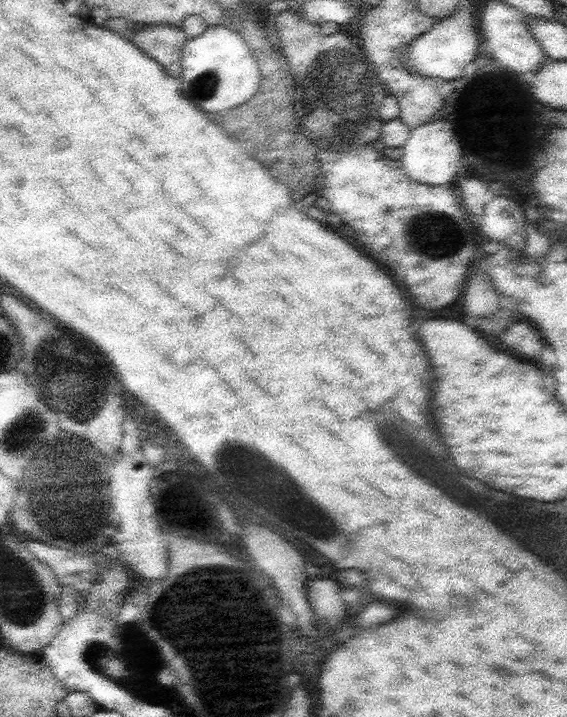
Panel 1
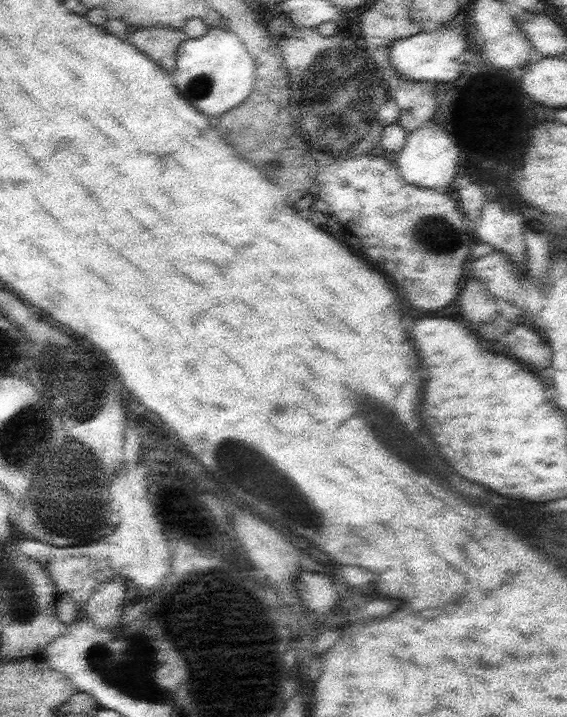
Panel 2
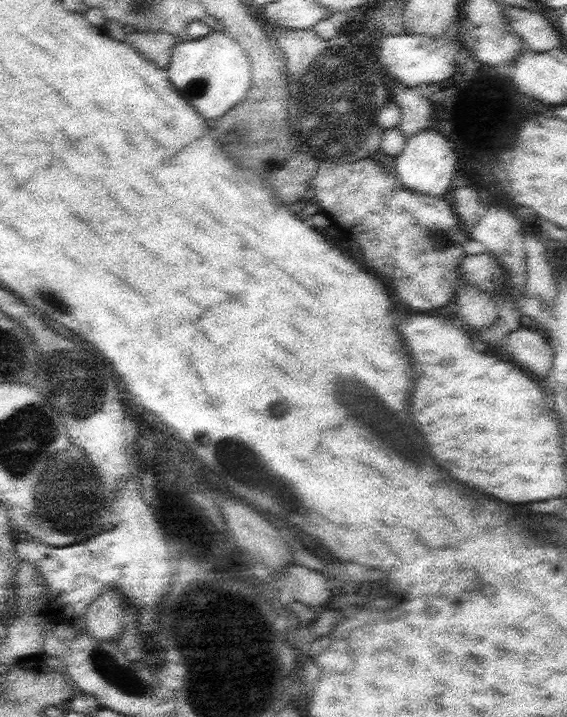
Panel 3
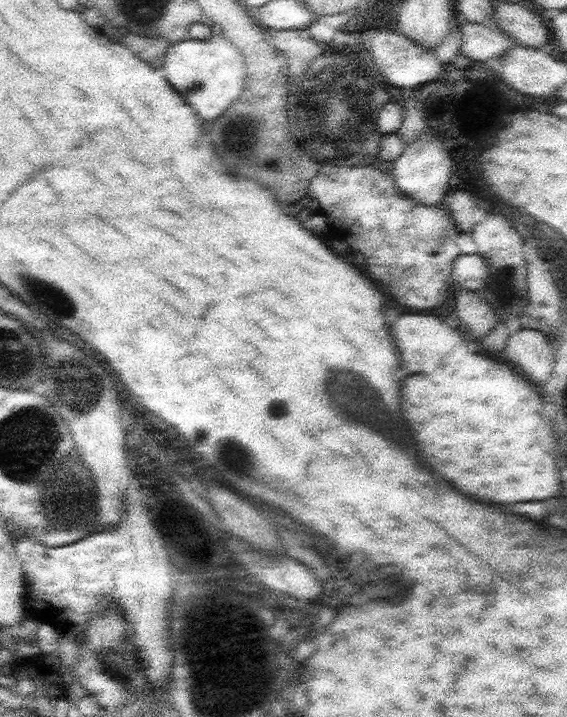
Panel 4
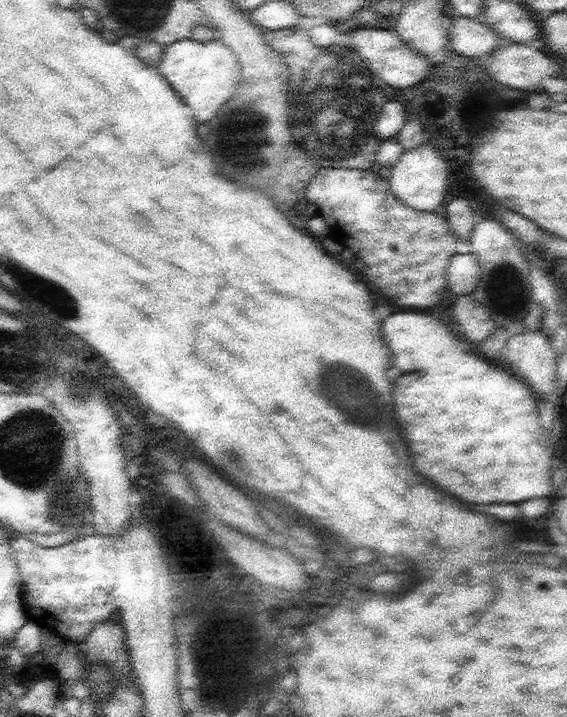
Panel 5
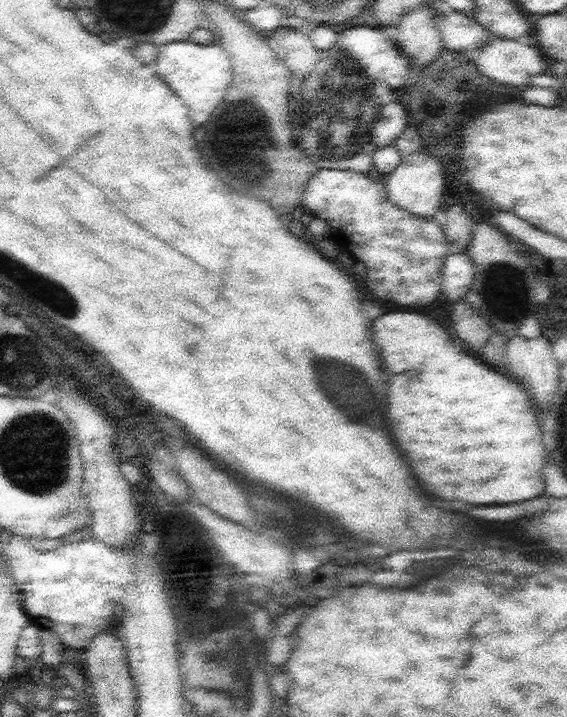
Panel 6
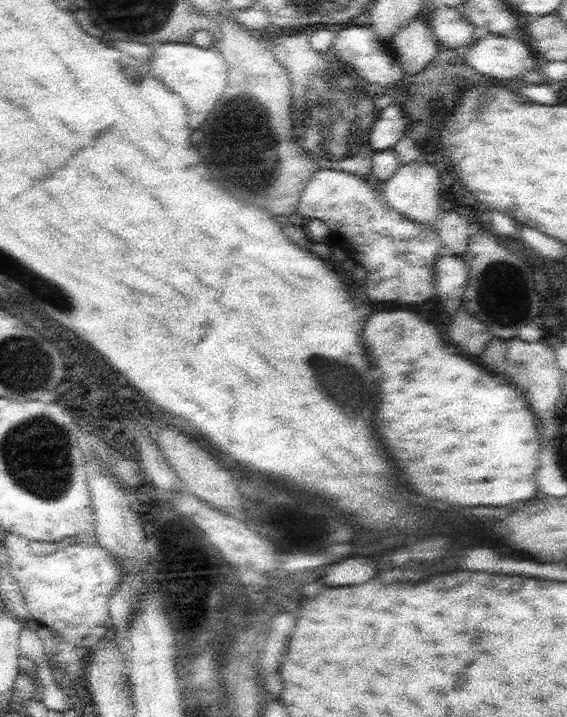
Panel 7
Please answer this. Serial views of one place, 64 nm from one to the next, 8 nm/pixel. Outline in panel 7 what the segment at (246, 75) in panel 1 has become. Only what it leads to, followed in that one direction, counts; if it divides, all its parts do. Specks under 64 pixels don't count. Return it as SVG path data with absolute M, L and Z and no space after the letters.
M191 42L189 44L163 44L153 50L151 56L151 72L157 80L161 80L187 108L189 126L195 130L203 124L207 114L215 108L217 100L227 88L229 76L225 60L219 52L219 44L215 42L211 48L197 48Z

